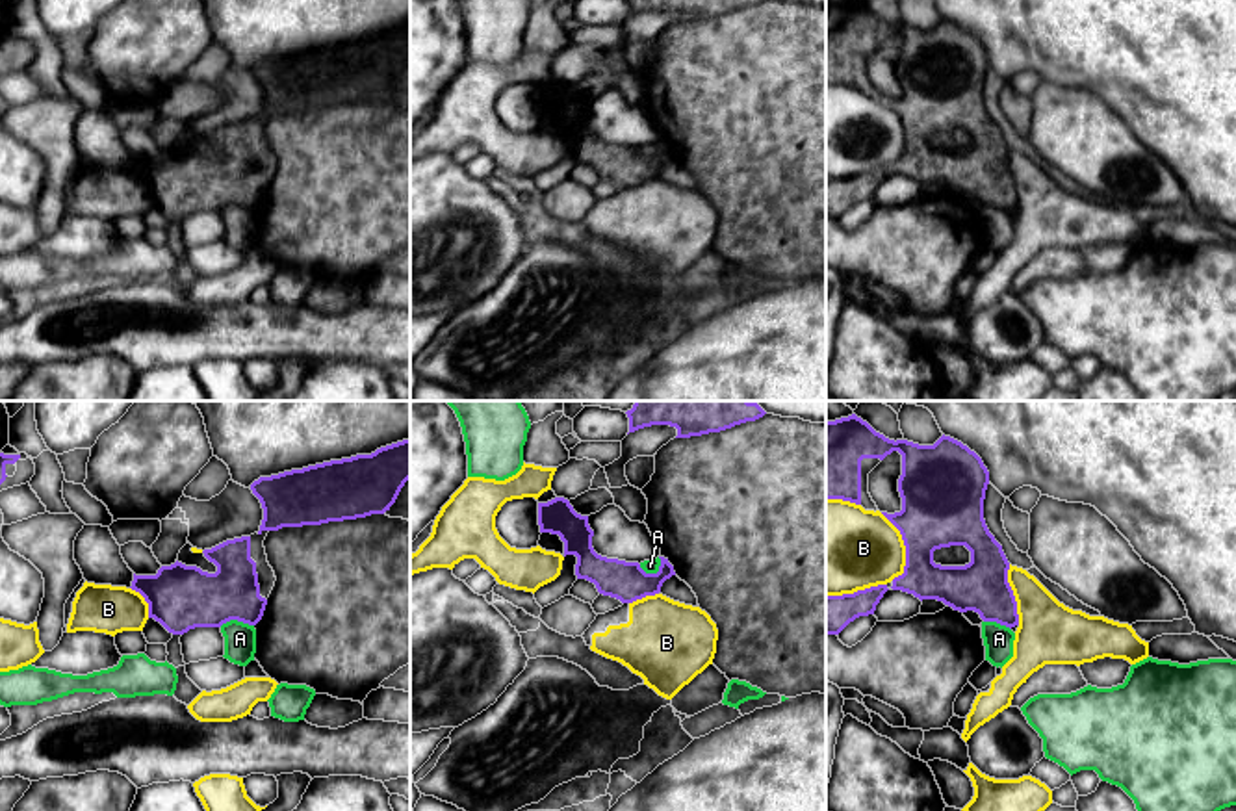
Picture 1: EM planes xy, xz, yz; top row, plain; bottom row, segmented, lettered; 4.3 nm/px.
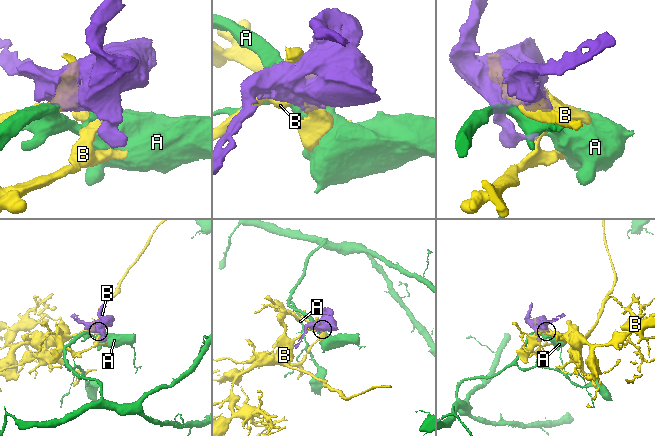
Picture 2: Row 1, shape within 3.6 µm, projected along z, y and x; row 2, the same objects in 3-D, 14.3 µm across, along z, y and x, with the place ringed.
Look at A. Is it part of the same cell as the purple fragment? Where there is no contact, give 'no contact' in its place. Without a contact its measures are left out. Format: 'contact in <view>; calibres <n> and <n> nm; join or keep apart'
contact in xz; calibres 170 and 60 nm; keep apart

